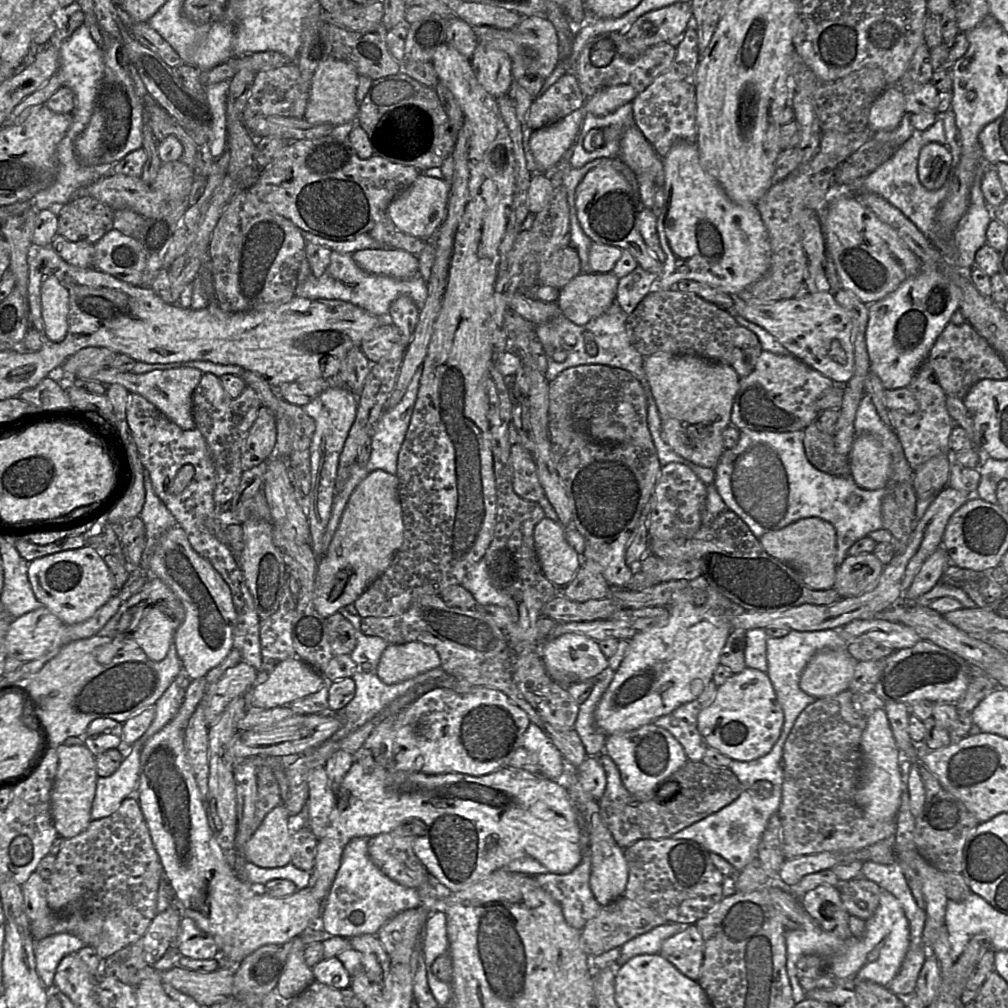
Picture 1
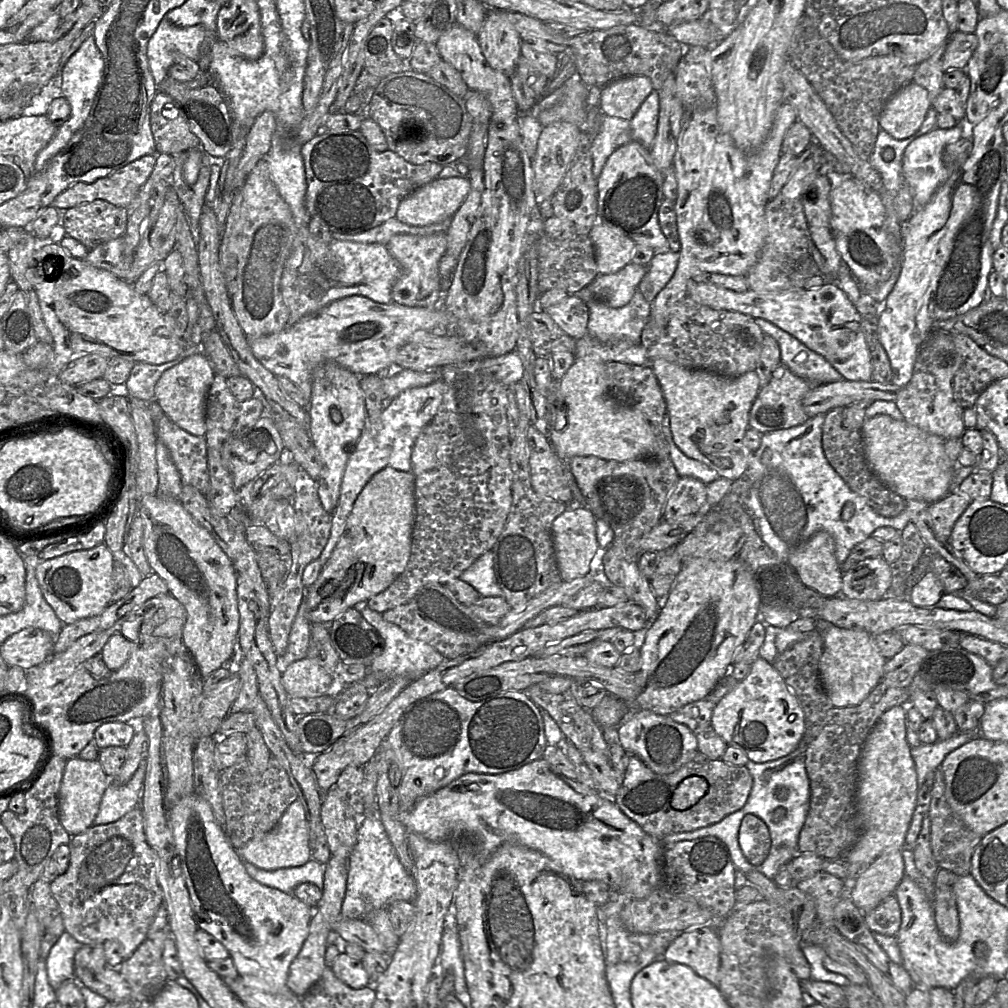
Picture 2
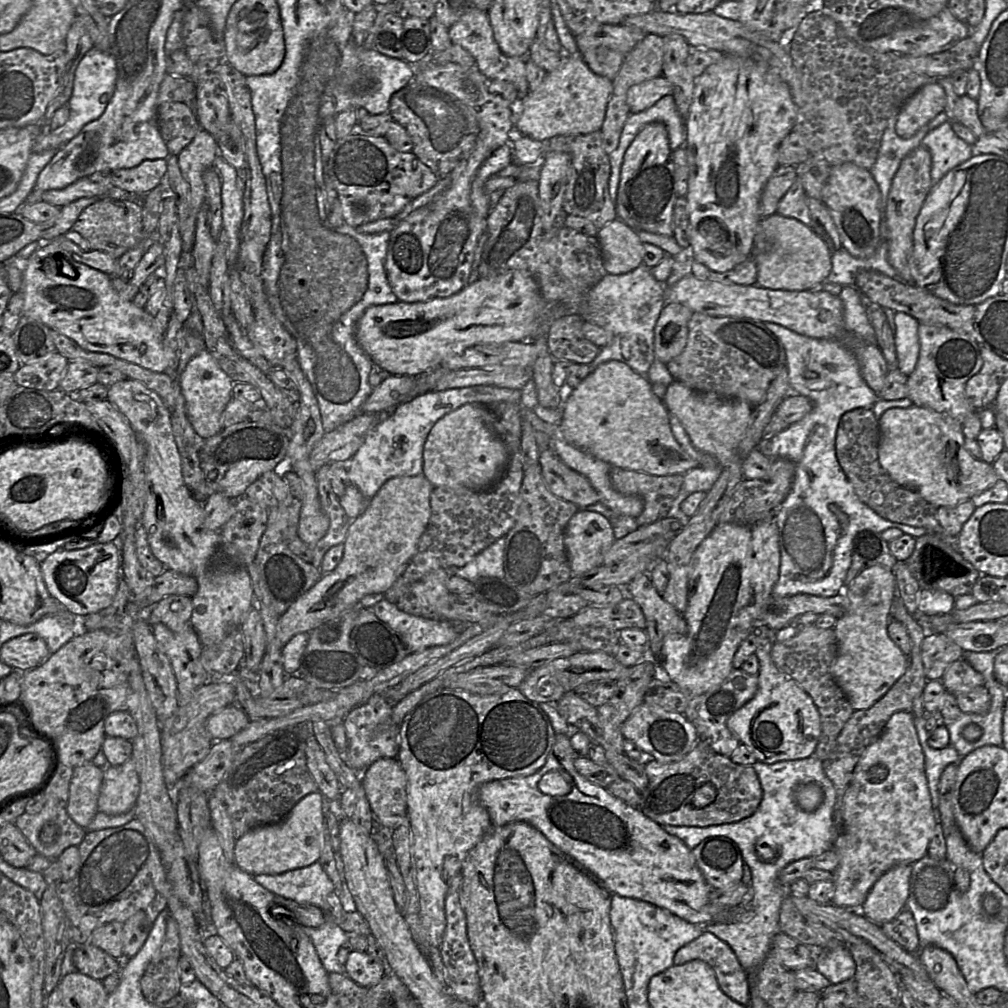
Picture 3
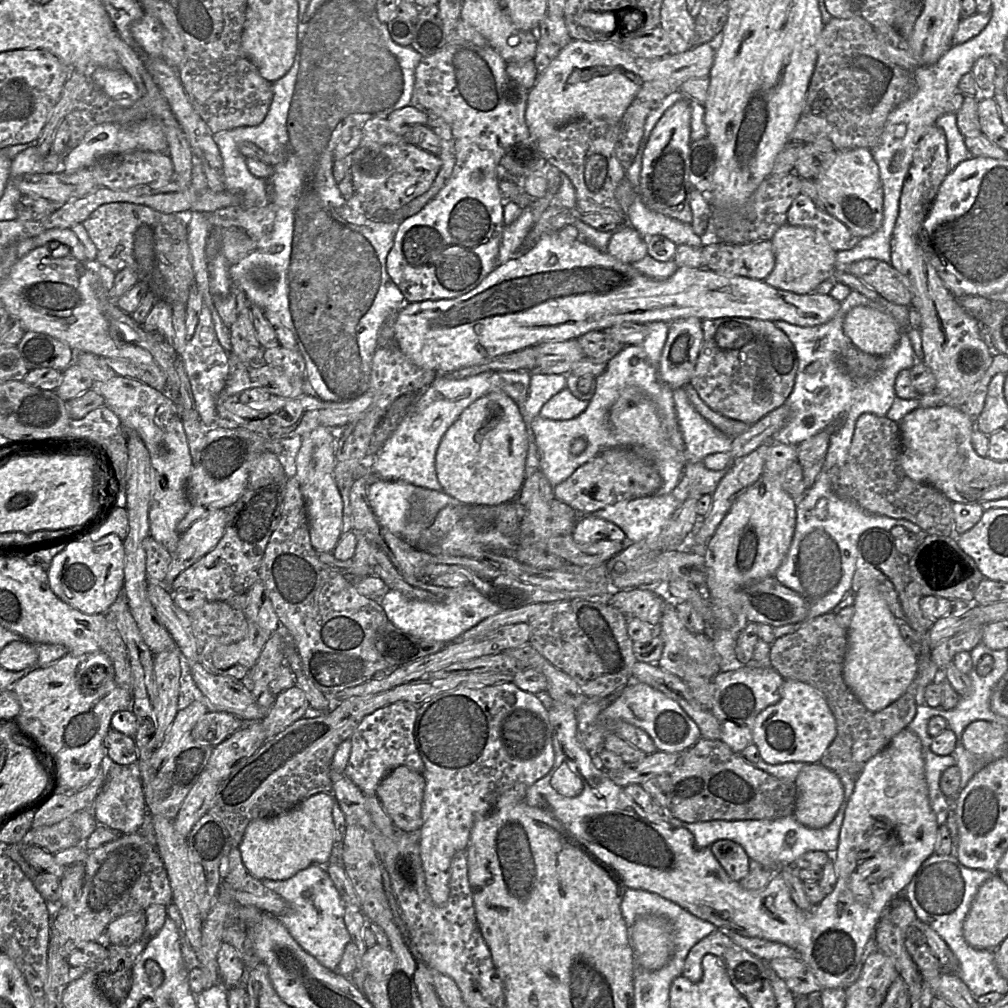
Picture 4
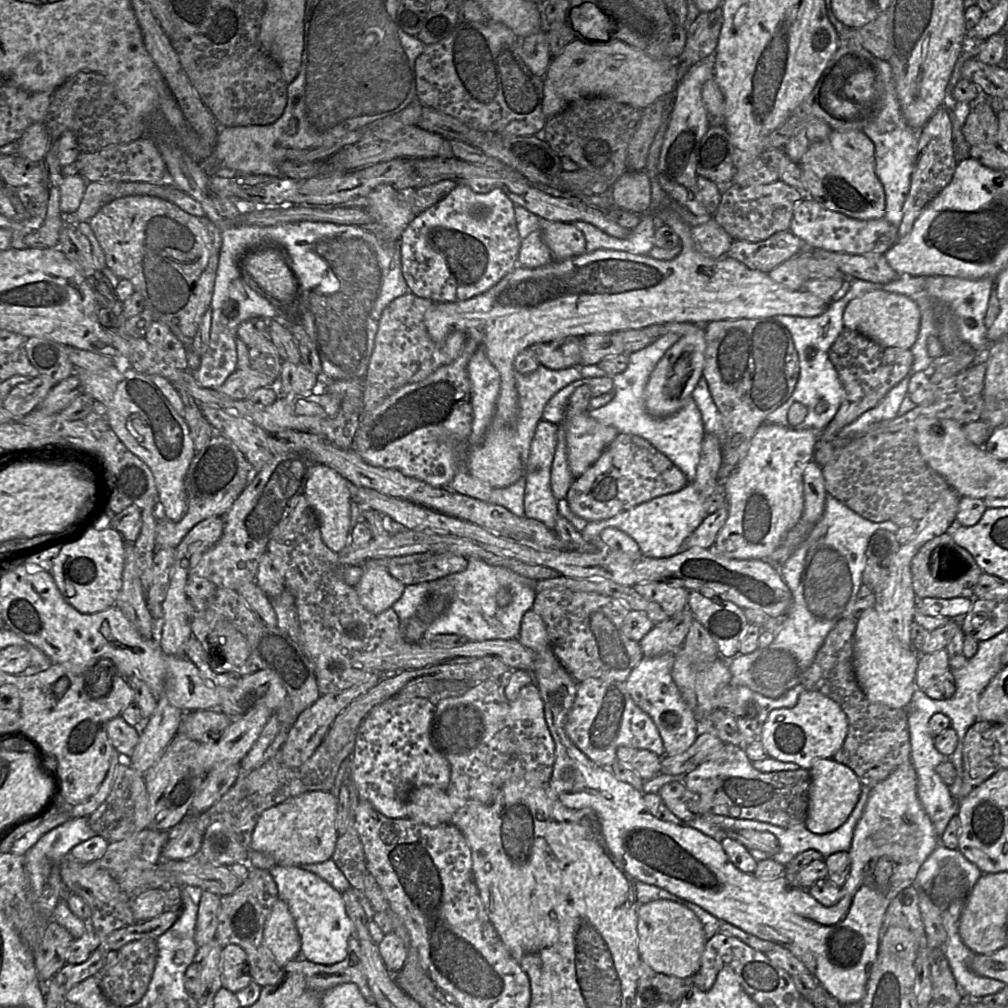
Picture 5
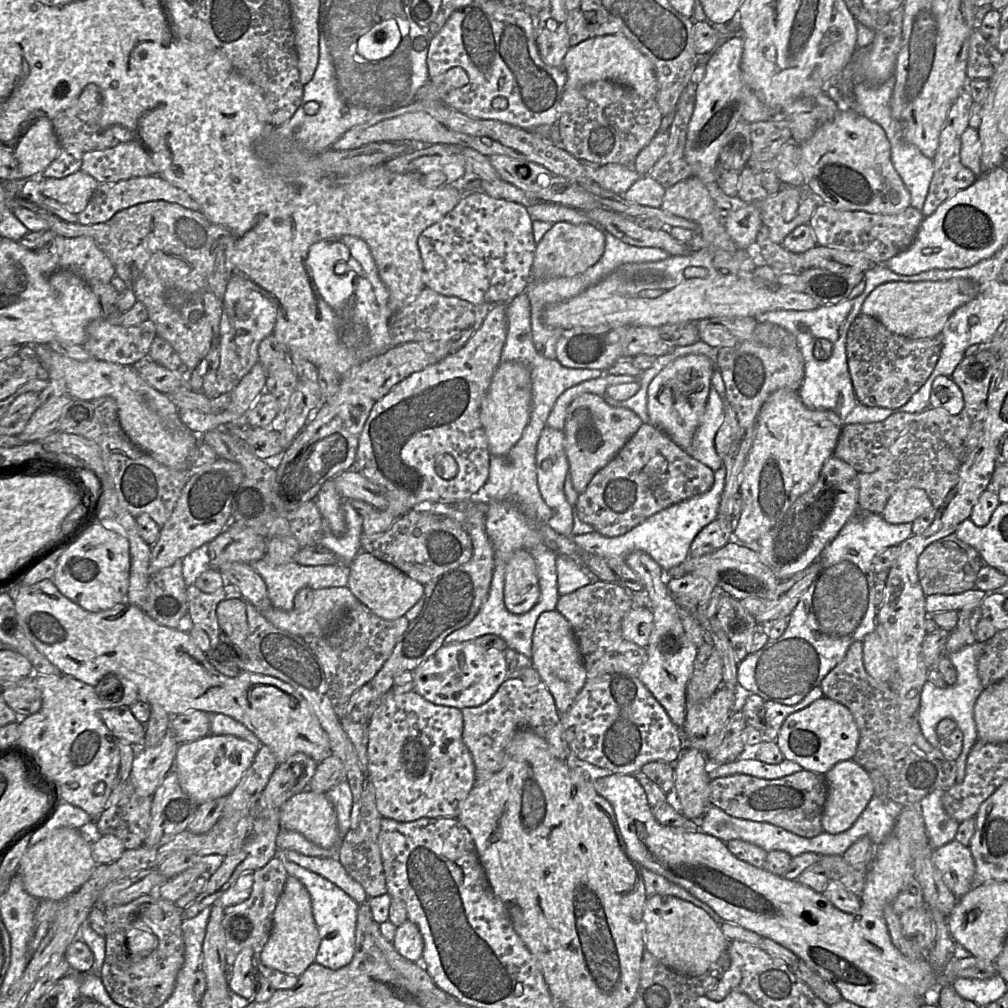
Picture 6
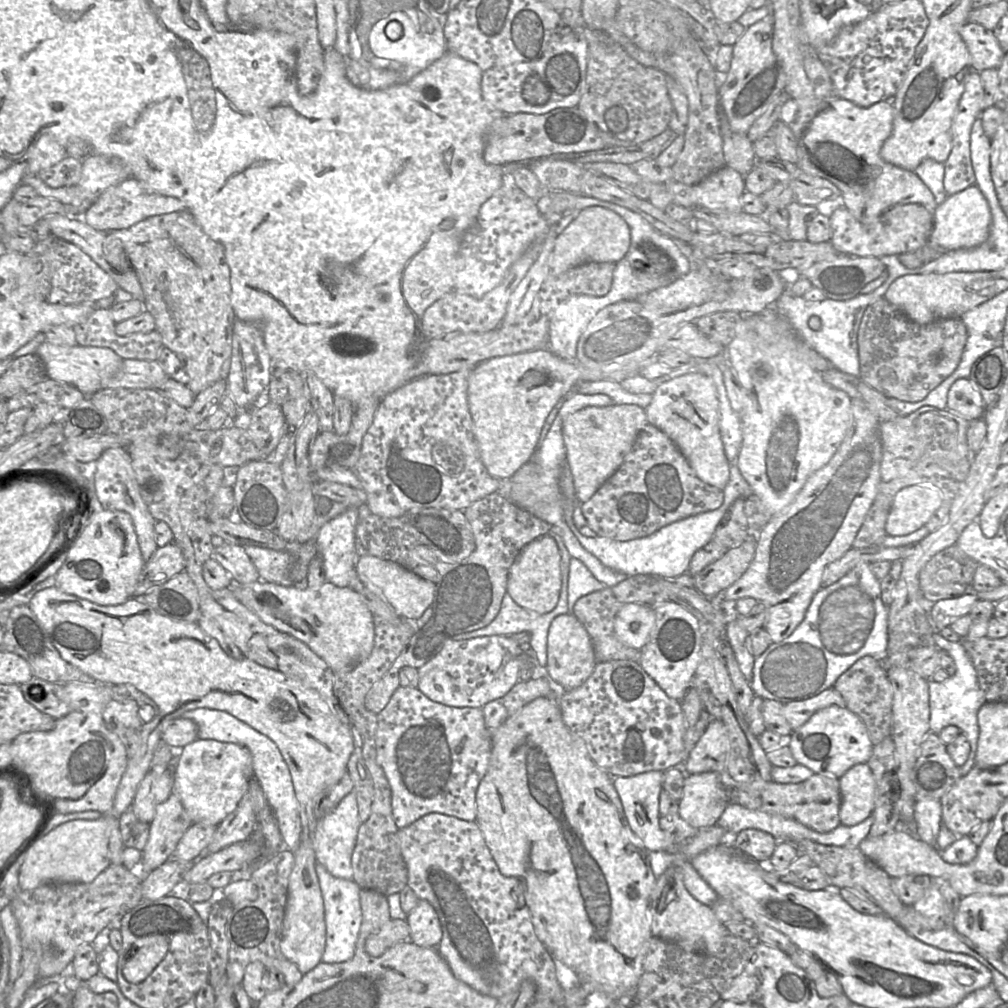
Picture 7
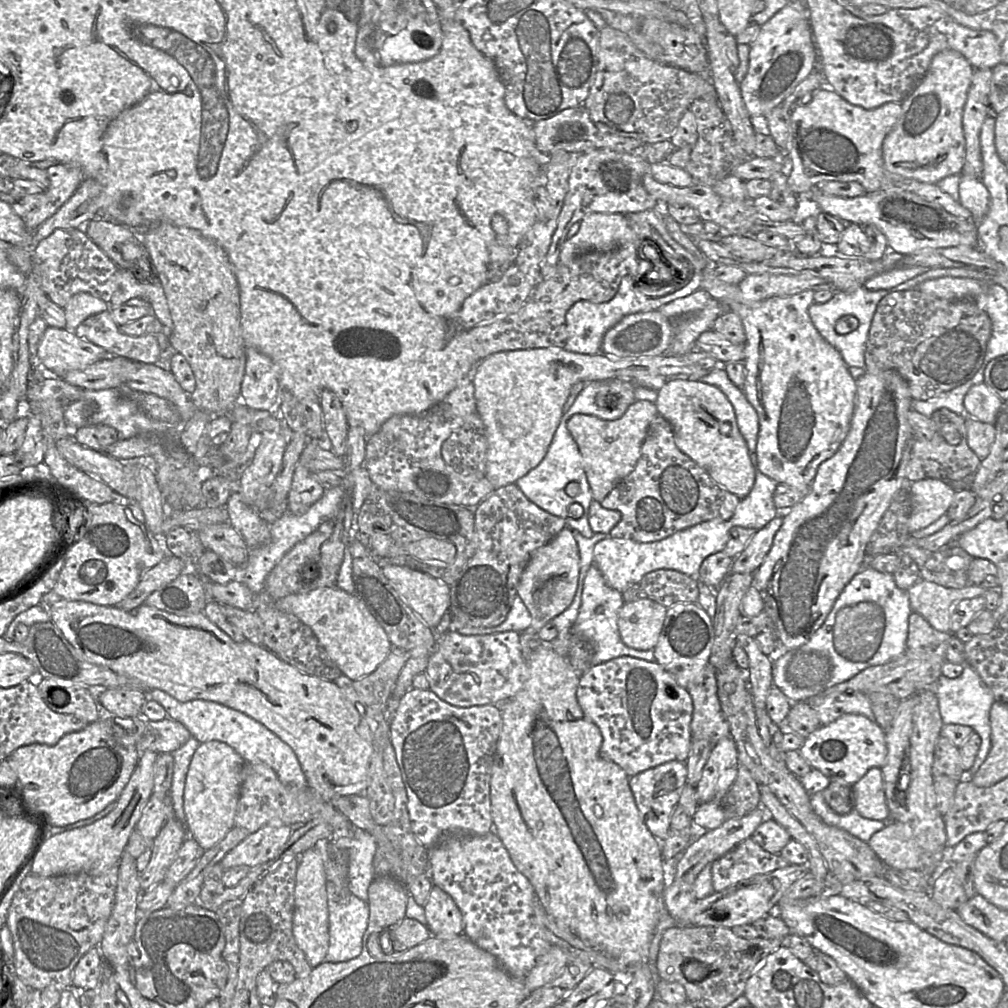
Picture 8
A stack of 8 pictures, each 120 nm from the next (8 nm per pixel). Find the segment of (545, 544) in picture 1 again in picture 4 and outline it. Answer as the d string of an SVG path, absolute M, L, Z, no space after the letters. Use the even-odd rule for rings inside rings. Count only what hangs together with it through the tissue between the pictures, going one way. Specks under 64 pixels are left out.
M585 515L576 521L571 534L575 542L579 544L588 544L599 540L628 542L625 533L616 524Z

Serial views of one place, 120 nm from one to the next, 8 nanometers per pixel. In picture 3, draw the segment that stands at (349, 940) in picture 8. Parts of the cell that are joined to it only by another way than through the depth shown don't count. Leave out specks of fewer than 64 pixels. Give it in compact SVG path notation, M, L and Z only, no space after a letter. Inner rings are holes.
M319 861L277 875L256 875L255 881L270 892L299 904L310 904L329 912L327 897L335 886ZM332 920L320 927L303 926L303 930L311 939L326 971L345 974L337 953L342 946L347 945L350 936Z

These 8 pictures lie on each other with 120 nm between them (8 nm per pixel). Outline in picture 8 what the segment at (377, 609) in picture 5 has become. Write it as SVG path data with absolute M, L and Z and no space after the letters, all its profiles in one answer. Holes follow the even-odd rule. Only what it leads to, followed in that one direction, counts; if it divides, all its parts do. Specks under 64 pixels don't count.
M387 564L382 571L423 622L431 628L440 623L448 612L450 585L407 566Z

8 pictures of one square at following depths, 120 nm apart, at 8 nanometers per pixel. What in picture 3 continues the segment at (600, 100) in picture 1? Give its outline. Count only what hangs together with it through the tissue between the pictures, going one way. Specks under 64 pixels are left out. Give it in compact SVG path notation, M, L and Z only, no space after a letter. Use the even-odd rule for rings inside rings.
M663 76L631 86L626 98L630 115L641 112L660 98L671 95L671 93L672 86Z

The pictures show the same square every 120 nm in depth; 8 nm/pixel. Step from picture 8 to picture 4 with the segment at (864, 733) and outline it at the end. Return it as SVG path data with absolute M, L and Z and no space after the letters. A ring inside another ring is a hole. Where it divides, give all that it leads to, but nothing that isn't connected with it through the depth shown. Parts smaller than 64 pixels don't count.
M785 679L780 688L780 700L755 719L752 735L761 760L771 764L801 762L819 763L837 735L836 719L824 697L812 686Z

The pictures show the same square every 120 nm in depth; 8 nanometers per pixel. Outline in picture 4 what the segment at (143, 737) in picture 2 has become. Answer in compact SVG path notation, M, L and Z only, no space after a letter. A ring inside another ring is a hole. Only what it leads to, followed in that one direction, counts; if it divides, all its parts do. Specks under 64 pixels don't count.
M115 765L96 797L92 808L98 824L116 829L120 833L132 833L146 829L146 805L140 776L136 774L135 765Z

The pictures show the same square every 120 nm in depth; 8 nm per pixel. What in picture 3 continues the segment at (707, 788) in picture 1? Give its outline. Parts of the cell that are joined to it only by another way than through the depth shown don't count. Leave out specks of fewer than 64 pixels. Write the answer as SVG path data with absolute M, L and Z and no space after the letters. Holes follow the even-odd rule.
M700 739L678 761L661 763L646 758L645 772L648 785L640 792L640 802L635 808L661 826L709 827L738 822L754 814L763 798L763 789L753 766L732 762L730 757L718 754ZM706 783L715 787L716 797L707 806L696 808L691 803L693 794Z

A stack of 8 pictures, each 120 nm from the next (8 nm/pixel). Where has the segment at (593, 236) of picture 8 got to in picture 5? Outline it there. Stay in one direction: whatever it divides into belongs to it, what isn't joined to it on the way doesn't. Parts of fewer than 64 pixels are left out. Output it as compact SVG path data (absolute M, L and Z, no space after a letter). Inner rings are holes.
M548 222L541 227L552 259L565 260L586 252L584 234L571 223Z

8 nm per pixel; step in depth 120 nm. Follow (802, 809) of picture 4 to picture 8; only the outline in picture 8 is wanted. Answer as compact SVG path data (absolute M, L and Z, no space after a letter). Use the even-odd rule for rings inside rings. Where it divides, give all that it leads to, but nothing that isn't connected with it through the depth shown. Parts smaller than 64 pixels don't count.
M871 768L854 785L851 786L853 794L853 809L862 817L888 822L890 812L887 806L883 775L880 768Z

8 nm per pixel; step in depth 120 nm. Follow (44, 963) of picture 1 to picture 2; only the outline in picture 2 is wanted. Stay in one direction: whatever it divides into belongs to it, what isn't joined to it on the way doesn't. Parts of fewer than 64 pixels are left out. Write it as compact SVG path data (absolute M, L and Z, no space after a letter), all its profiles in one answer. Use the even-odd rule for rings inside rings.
M64 931L45 958L47 977L50 985L58 989L60 985L75 978L74 956L84 944Z

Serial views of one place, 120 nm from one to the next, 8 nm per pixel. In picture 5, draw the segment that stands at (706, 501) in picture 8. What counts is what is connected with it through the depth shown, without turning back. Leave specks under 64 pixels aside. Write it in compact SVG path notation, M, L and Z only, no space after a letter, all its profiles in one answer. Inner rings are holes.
M619 434L599 459L573 481L566 499L575 515L588 522L601 521L654 498L676 493L689 484L684 473L646 439Z

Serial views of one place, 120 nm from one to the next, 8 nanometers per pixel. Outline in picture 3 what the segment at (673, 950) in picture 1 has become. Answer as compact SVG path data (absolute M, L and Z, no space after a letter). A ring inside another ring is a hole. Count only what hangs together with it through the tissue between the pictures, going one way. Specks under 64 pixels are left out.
M704 931L676 952L674 964L682 965L695 959L707 962L714 969L721 989L729 997L749 1007L749 974L728 943L712 932Z

